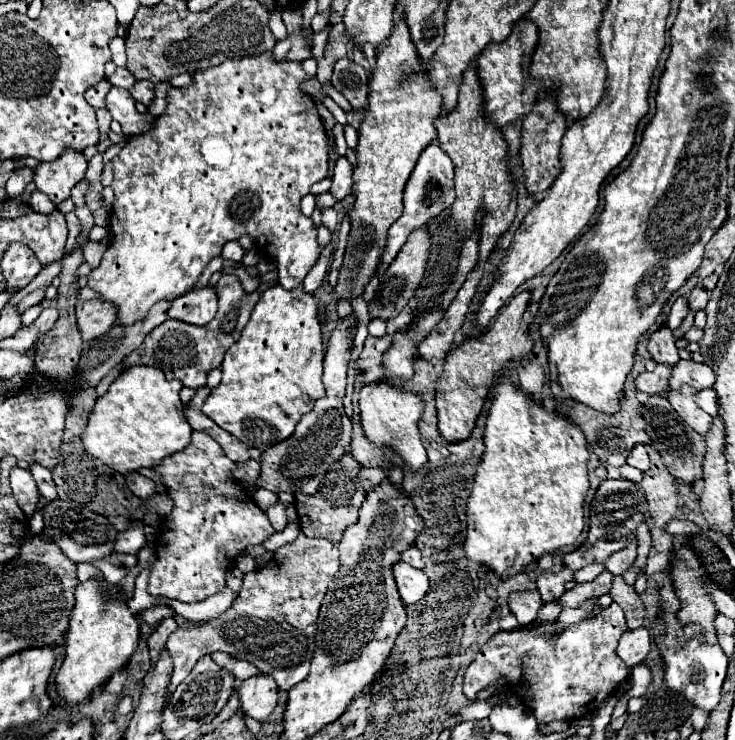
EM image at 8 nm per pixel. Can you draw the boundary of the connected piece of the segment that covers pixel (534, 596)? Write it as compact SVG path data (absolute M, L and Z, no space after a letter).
M532 589L532 591L514 591L514 593L510 593L508 605L510 605L510 611L516 615L520 625L530 625L536 619L536 615L538 615L540 607L544 605L544 601L542 601L540 593L536 589Z

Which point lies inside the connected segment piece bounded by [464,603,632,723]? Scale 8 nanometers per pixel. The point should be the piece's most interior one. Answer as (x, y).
(565, 677)

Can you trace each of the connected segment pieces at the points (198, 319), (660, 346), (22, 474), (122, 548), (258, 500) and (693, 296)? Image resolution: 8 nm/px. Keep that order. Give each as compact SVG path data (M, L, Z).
M204 287L204 289L192 289L182 297L178 297L176 301L172 301L168 317L204 327L212 321L216 311L218 311L216 291L212 287Z
M662 327L662 329L658 329L656 333L650 335L648 351L650 351L650 355L656 363L664 363L664 365L674 367L680 361L678 347L674 343L676 343L674 333L668 327Z
M14 467L10 473L10 485L12 485L12 493L14 493L18 507L30 517L34 513L34 509L38 505L38 497L40 497L30 469Z
M134 519L130 523L128 531L118 533L114 549L118 553L138 553L144 547L144 543L146 543L146 539L144 539L144 523L138 521L138 519Z
M256 489L256 493L254 493L254 503L260 507L260 509L270 509L272 505L276 505L278 503L278 497L276 497L276 493L272 493L272 491L266 491L266 489Z
M694 287L692 293L690 293L690 297L688 297L688 307L690 307L690 311L696 313L696 311L700 311L700 309L706 309L708 299L710 299L710 293L708 293L706 289Z

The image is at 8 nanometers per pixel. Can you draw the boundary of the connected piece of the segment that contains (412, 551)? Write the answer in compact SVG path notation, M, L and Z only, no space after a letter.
M408 547L408 551L402 553L402 561L410 563L416 569L424 569L424 561L422 561L422 553L416 547Z

